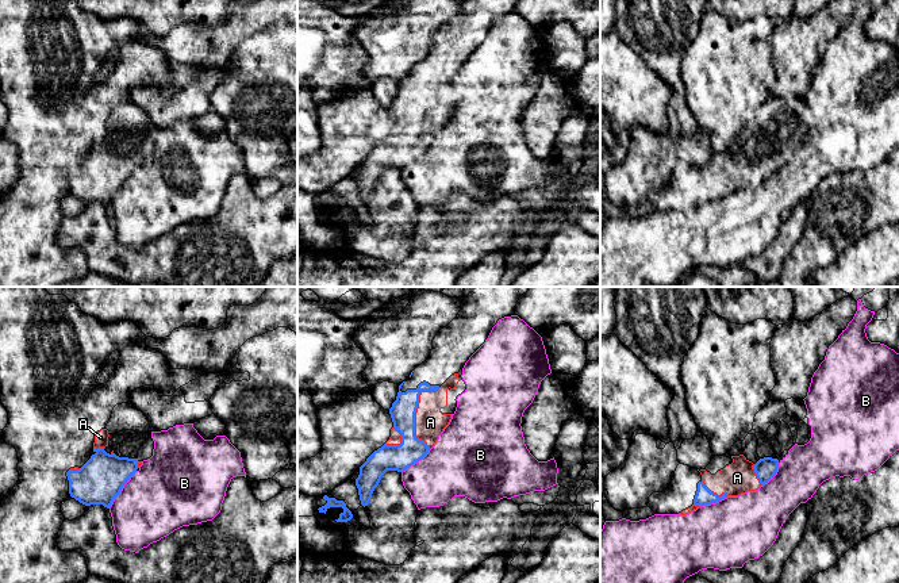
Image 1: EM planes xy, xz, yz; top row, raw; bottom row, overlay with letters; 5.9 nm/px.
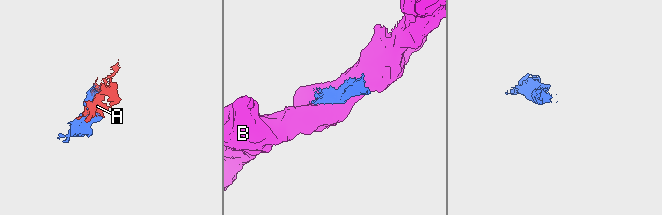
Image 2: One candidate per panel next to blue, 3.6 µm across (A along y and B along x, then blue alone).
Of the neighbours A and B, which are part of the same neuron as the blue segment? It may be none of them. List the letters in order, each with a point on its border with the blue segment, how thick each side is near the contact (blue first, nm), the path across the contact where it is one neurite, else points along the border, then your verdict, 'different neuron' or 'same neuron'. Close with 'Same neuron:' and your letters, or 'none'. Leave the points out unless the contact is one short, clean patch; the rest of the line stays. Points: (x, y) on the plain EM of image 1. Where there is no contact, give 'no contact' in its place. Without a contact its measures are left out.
A: xz (415, 108) | 150/180 nm | same neuron
B: xy (120, 187) | 280/420 nm | different neuron
Same neuron: A

